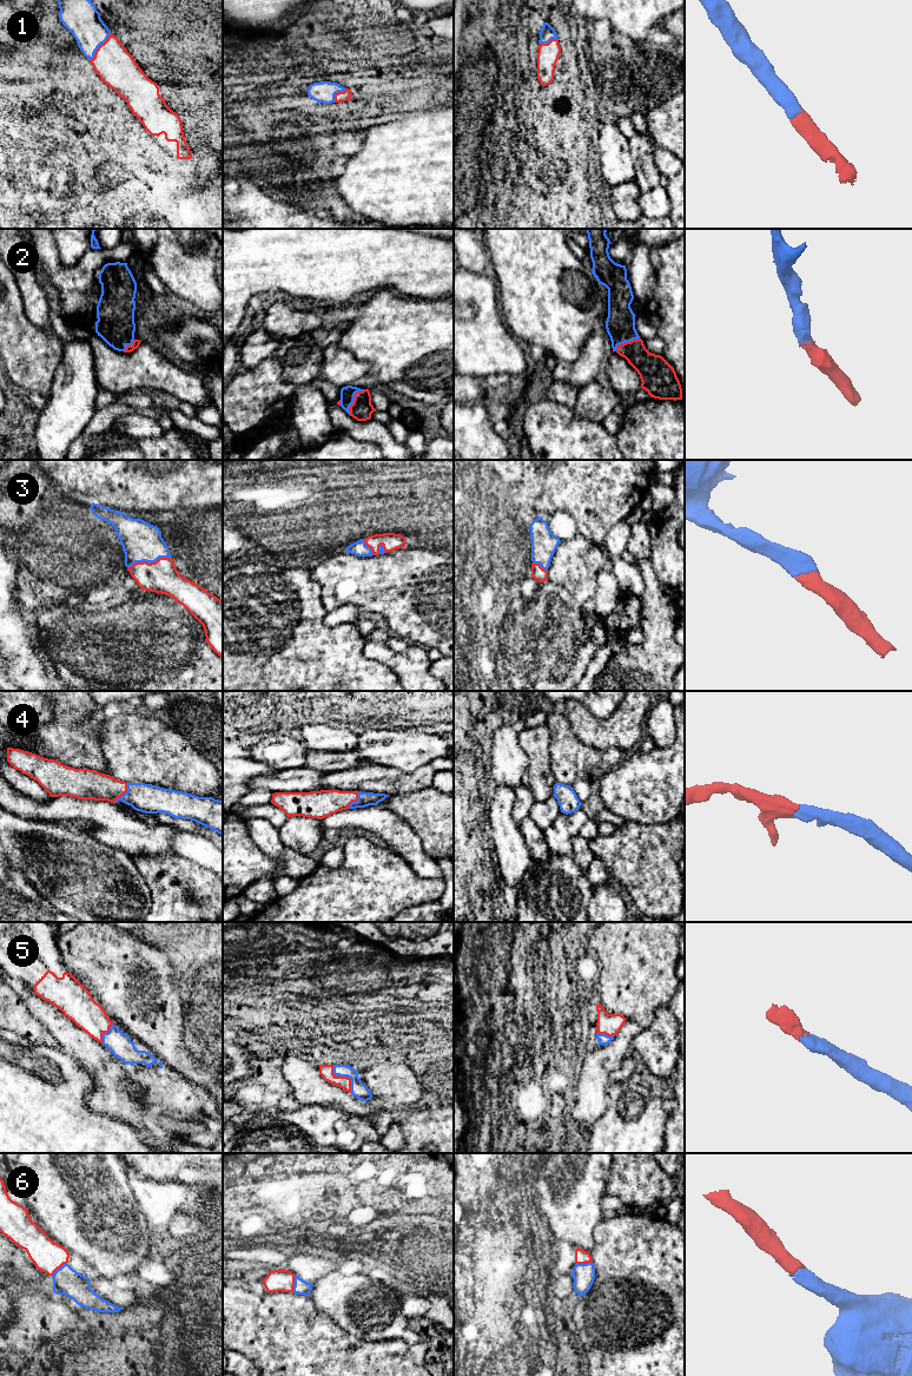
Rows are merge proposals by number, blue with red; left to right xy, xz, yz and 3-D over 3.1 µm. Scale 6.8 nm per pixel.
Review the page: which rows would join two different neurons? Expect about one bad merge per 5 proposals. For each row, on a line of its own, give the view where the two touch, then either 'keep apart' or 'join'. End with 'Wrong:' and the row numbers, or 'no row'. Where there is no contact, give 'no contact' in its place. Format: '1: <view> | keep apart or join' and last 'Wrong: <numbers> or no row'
1: xy | join
2: xz | join
3: xy | join
4: xy | join
5: xz | join
6: xz | join
Wrong: no row

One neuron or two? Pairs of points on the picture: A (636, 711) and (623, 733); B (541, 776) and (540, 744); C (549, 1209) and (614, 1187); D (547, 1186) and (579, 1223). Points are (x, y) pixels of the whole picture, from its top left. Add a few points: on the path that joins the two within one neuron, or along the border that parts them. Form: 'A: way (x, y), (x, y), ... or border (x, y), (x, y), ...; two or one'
A: way (630, 717), (623, 724), (623, 728); one
B: way (540, 768), (540, 752); one
C: border (612, 1165), (605, 1193); two
D: way (553, 1196), (570, 1213); one

